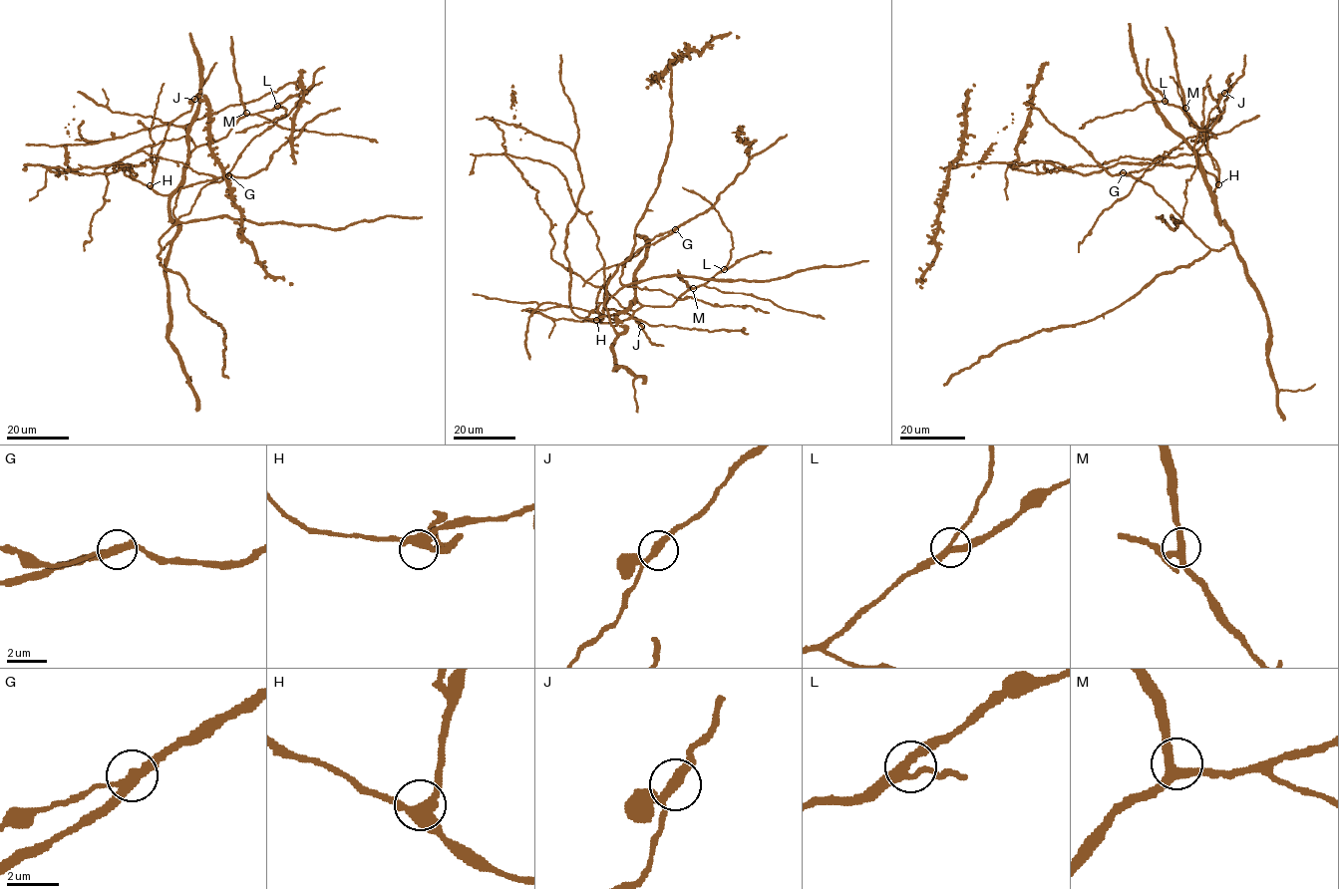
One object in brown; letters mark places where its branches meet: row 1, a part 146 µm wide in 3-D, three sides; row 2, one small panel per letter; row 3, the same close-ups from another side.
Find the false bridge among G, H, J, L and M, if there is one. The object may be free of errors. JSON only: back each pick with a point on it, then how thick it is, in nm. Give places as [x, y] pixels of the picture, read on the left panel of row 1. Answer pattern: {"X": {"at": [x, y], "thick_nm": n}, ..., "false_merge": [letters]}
{"G": {"at": [228, 175], "thick_nm": 320}, "false_merge": ["G"]}

